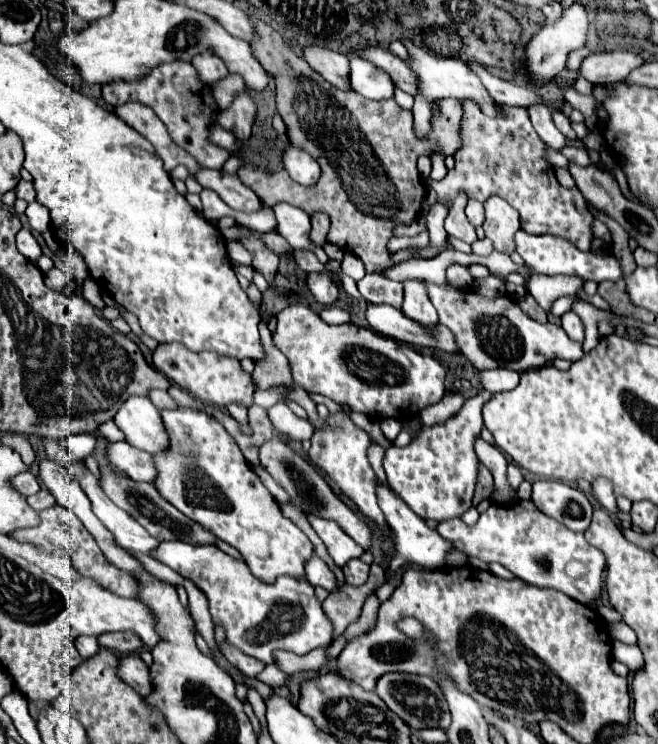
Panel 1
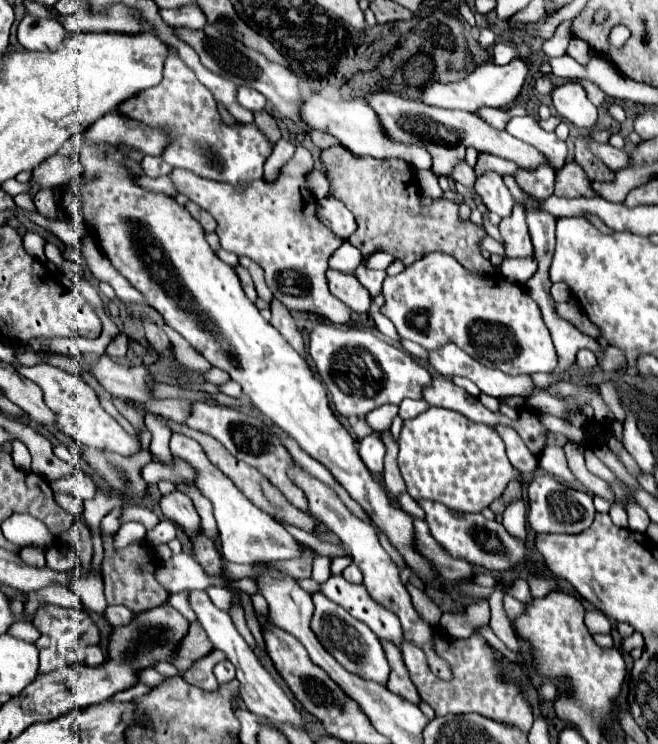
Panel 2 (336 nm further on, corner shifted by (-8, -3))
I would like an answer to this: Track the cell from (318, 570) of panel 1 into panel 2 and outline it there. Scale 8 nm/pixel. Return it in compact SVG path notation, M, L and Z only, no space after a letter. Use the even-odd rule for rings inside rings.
M174 432L172 440L170 440L170 450L174 456L180 456L182 460L190 462L196 472L198 478L194 480L194 484L200 488L200 492L214 504L214 516L218 522L218 532L220 532L220 540L222 540L222 552L224 558L228 562L236 562L236 564L268 564L274 560L288 560L288 558L296 558L300 556L300 546L298 542L286 532L286 528L274 520L270 514L266 514L264 510L256 508L234 484L228 476L224 476L220 470L216 470L208 458L204 456L200 444L184 434Z

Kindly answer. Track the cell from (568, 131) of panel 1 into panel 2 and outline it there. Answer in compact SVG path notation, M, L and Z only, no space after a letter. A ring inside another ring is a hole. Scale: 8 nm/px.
M590 142L590 150L614 172L630 166L630 156L626 154L626 150L618 150L618 148L612 148L610 144L596 144L596 142Z

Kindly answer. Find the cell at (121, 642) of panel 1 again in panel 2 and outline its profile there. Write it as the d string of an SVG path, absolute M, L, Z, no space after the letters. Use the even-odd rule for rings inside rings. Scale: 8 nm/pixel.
M194 620L190 624L190 632L188 636L182 640L178 652L176 652L176 658L174 658L174 666L178 670L188 670L192 668L194 662L198 662L200 658L208 656L212 652L212 642L208 640L204 628L200 626L198 620Z

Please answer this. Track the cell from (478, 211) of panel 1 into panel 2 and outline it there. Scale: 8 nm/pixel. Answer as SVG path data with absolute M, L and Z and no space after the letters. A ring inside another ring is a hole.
M460 162L460 164L456 164L456 168L452 170L452 174L450 174L452 178L456 178L456 182L460 182L460 184L464 184L466 188L474 188L474 182L476 182L476 174L474 174L474 170L472 170L472 166L468 166L466 162Z

